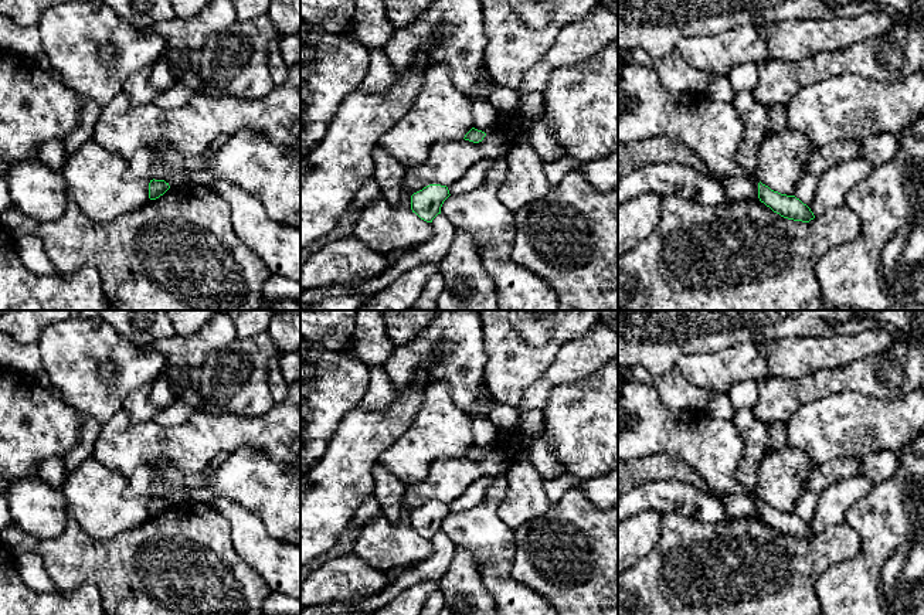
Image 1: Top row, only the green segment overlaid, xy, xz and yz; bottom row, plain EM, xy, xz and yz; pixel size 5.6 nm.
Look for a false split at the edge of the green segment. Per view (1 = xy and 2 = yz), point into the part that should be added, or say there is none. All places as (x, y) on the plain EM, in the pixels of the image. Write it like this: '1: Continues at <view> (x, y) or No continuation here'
1: No continuation here
2: No continuation here

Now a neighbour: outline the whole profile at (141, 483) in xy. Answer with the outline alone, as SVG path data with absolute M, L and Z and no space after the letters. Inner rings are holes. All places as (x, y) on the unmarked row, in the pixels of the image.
M140 465L135 473L128 479L126 496L146 496L153 497L154 473L147 465Z

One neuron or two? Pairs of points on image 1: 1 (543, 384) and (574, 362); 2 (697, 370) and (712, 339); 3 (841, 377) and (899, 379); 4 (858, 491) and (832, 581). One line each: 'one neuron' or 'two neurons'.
1: one neuron
2: two neurons
3: one neuron
4: two neurons

